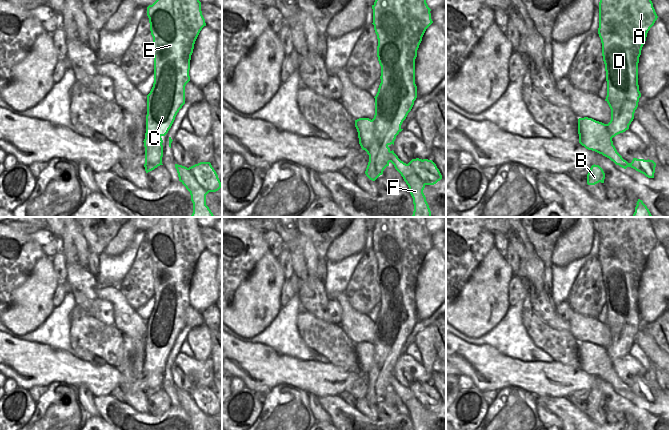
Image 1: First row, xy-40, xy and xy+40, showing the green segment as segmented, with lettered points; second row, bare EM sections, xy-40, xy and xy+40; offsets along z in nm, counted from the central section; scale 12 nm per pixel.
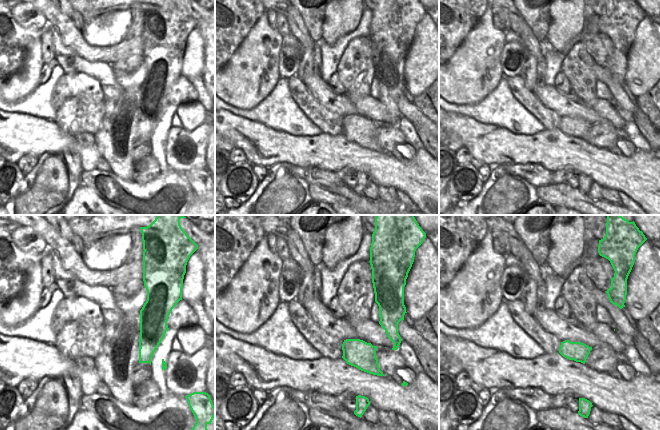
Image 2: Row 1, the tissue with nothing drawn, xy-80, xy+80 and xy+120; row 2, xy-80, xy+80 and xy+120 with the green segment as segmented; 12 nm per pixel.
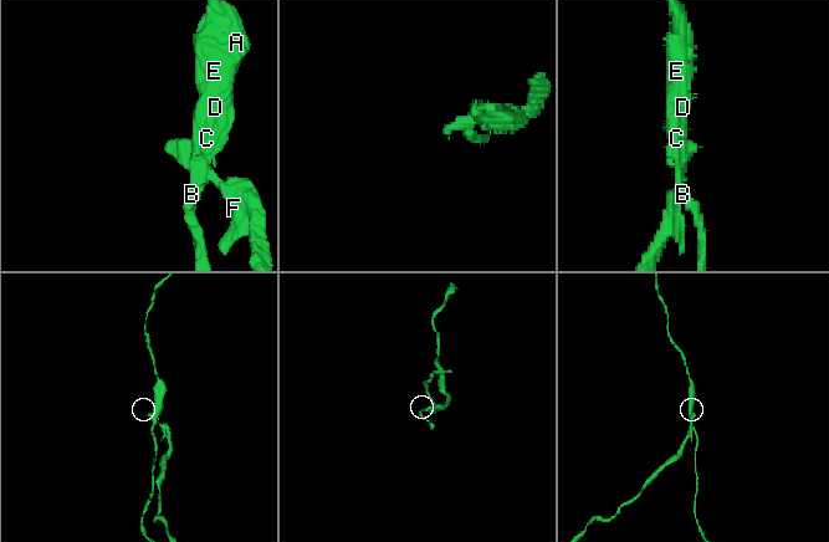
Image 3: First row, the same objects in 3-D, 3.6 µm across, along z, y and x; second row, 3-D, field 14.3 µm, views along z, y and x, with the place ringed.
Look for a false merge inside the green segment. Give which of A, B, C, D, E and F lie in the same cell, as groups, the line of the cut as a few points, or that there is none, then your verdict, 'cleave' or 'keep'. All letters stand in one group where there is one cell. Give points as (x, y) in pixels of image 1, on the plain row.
groups A B C D E / F; cut xy (373, 343), (374, 368), (366, 375); cleave

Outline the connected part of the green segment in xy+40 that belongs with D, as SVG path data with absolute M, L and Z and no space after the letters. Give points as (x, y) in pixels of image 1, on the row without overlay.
M602 217L599 226L598 258L602 267L605 288L607 320L611 333L607 352L611 361L625 356L634 343L641 317L638 309L638 287L647 257L658 240L647 217Z

